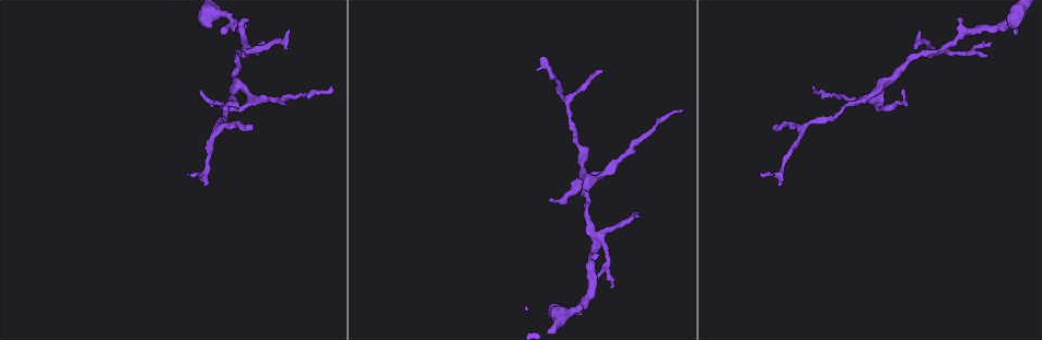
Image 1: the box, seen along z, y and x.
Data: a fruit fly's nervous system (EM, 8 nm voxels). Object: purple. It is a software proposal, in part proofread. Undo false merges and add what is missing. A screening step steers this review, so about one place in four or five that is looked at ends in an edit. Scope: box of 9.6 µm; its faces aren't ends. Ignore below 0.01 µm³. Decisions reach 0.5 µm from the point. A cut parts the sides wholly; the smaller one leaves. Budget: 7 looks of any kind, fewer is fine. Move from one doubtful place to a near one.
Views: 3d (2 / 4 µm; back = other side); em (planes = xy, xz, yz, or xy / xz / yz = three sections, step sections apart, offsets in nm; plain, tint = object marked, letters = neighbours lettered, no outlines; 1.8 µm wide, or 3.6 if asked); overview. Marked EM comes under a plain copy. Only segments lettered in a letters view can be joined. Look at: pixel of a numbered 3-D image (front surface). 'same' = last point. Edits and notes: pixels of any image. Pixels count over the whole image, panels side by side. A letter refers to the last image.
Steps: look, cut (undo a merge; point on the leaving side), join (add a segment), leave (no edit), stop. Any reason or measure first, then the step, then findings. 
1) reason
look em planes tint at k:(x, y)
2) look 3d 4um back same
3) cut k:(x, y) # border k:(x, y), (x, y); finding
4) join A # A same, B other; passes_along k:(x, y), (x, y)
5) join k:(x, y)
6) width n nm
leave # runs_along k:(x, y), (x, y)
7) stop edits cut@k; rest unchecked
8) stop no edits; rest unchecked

branch stops here
look em xz step 8 tint at 1:(542, 56)

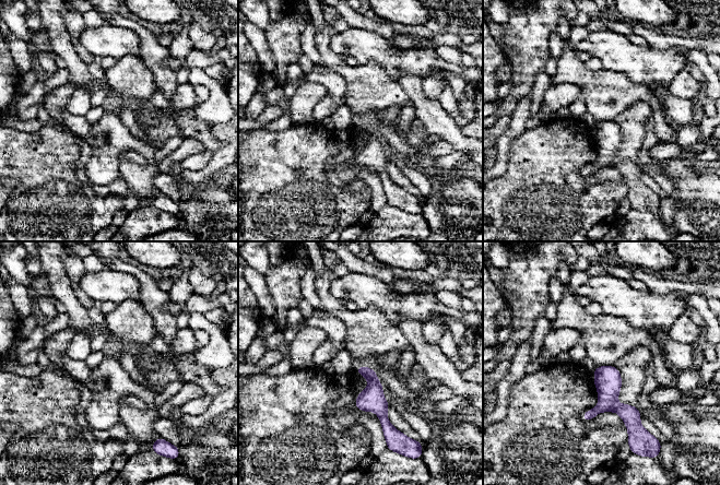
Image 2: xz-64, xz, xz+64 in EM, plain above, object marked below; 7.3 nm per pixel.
cut it another way
look em planes letters same

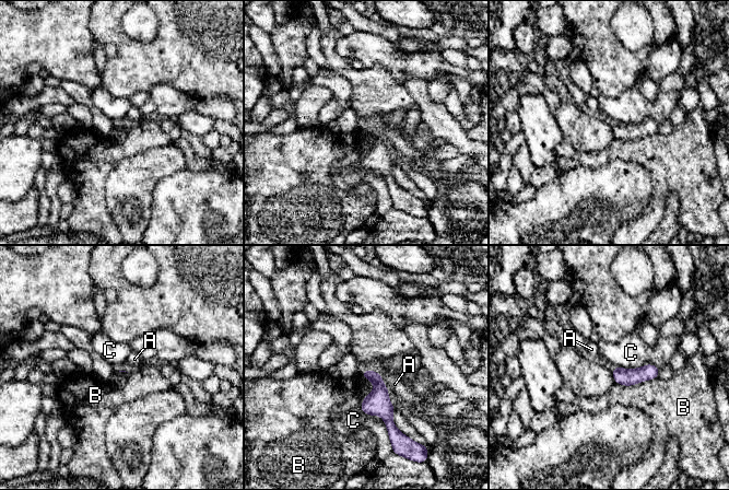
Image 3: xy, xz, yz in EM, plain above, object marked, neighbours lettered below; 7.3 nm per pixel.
longest_contact C 320 nm
leave # A other, B other, C other; no lettered segment goes on from it

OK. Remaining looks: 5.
branch stops here
look em xz step 8 letters at 1:(1016, 34)

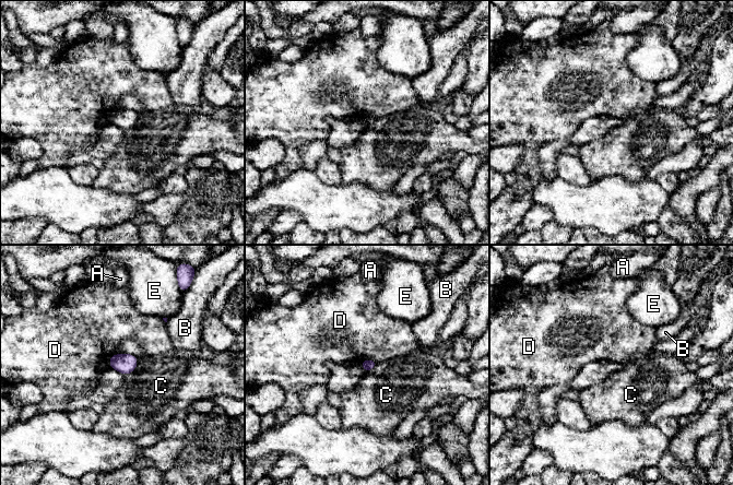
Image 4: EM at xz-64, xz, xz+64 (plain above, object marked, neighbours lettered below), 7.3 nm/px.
longest_contact C 170 nm
leave # A other, B other, C other, D other, E other; border 4:(139, 359), (136, 367), (125, 376); none of them fits

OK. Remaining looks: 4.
an open end
look 3d 2um at 1:(919, 30)

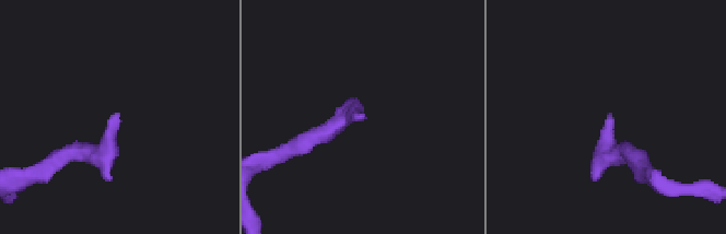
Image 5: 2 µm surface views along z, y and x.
look em xy step 4 letters at 5:(118, 117)

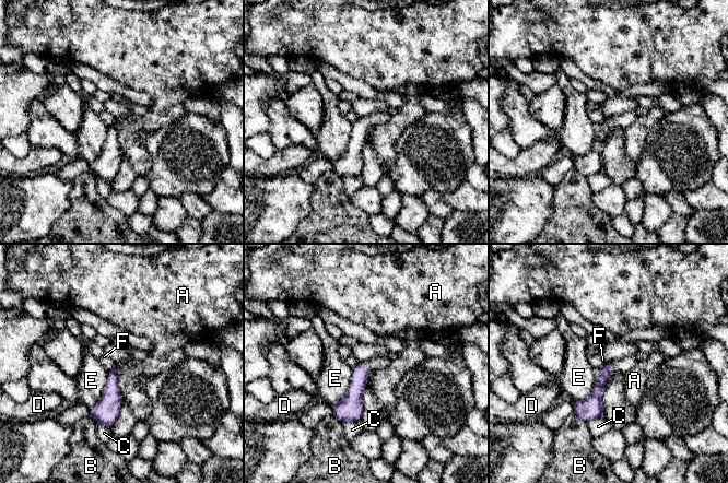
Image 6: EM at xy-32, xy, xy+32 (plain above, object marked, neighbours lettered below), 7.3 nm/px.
leave # A other, B other, C other, D other, E other, F other; border 6:(114, 366), (119, 395), (122, 400); no lettered segment goes on from it

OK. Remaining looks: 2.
stop no edits; rest unchecked

